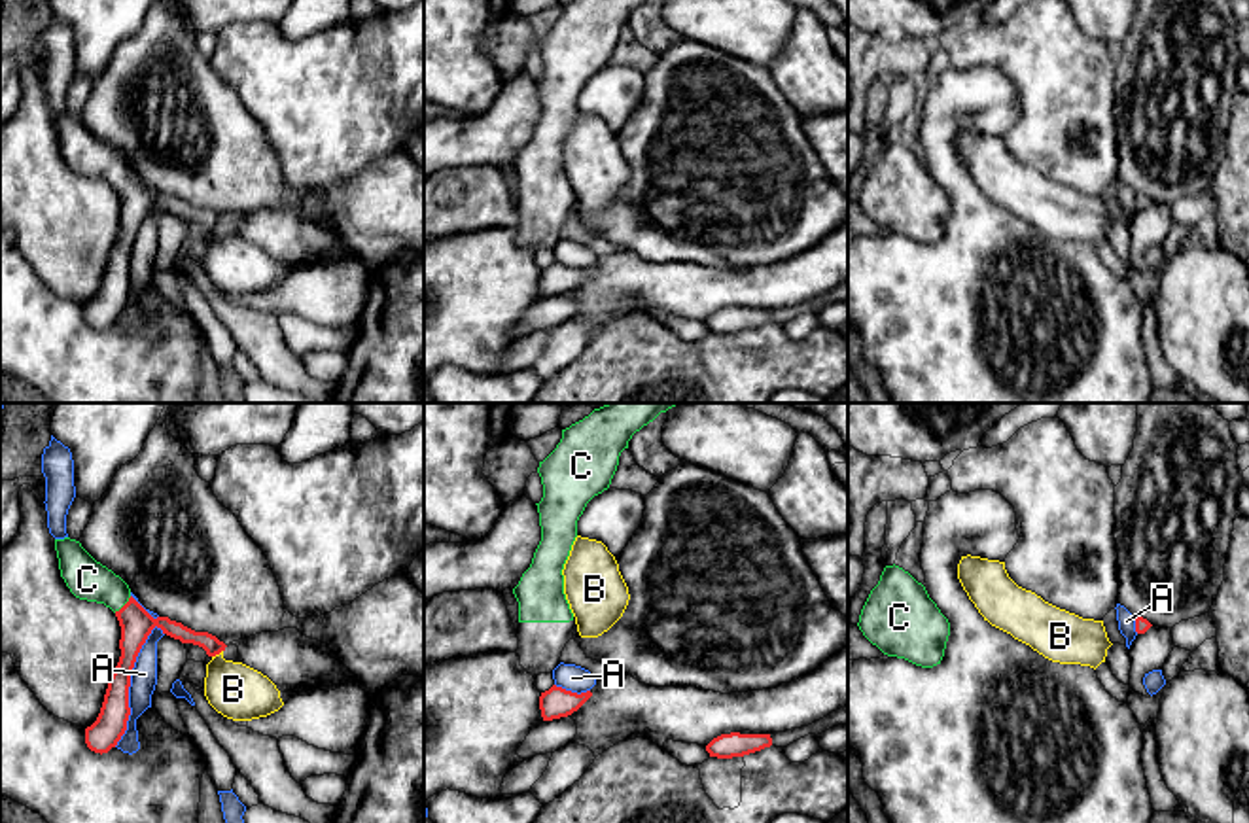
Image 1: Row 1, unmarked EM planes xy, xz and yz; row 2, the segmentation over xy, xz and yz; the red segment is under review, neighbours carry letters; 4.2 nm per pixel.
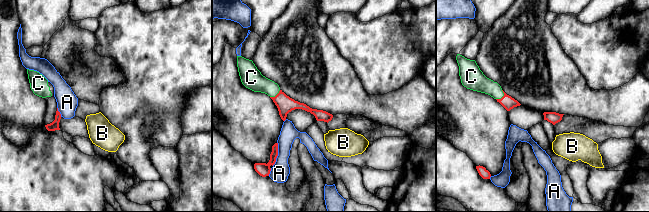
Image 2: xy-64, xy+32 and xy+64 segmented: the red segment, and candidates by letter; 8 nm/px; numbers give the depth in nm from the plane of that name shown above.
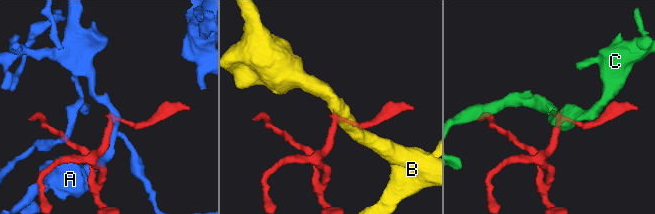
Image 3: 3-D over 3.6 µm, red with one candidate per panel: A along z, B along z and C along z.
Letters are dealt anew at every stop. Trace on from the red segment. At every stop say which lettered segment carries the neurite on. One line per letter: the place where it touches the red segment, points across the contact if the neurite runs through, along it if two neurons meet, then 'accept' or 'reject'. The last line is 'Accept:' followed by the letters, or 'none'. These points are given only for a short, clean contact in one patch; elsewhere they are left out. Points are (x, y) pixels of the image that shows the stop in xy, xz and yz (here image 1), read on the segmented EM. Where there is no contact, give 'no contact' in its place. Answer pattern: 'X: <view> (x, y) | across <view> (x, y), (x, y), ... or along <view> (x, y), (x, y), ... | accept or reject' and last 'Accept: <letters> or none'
A: xy (129, 685) | reject
B: xy (216, 653) | along xy (222, 649), (212, 657) | reject
C: xy (123, 606) | across xy (135, 621), (123, 606), (103, 585), (87, 579) | accept
Accept: C

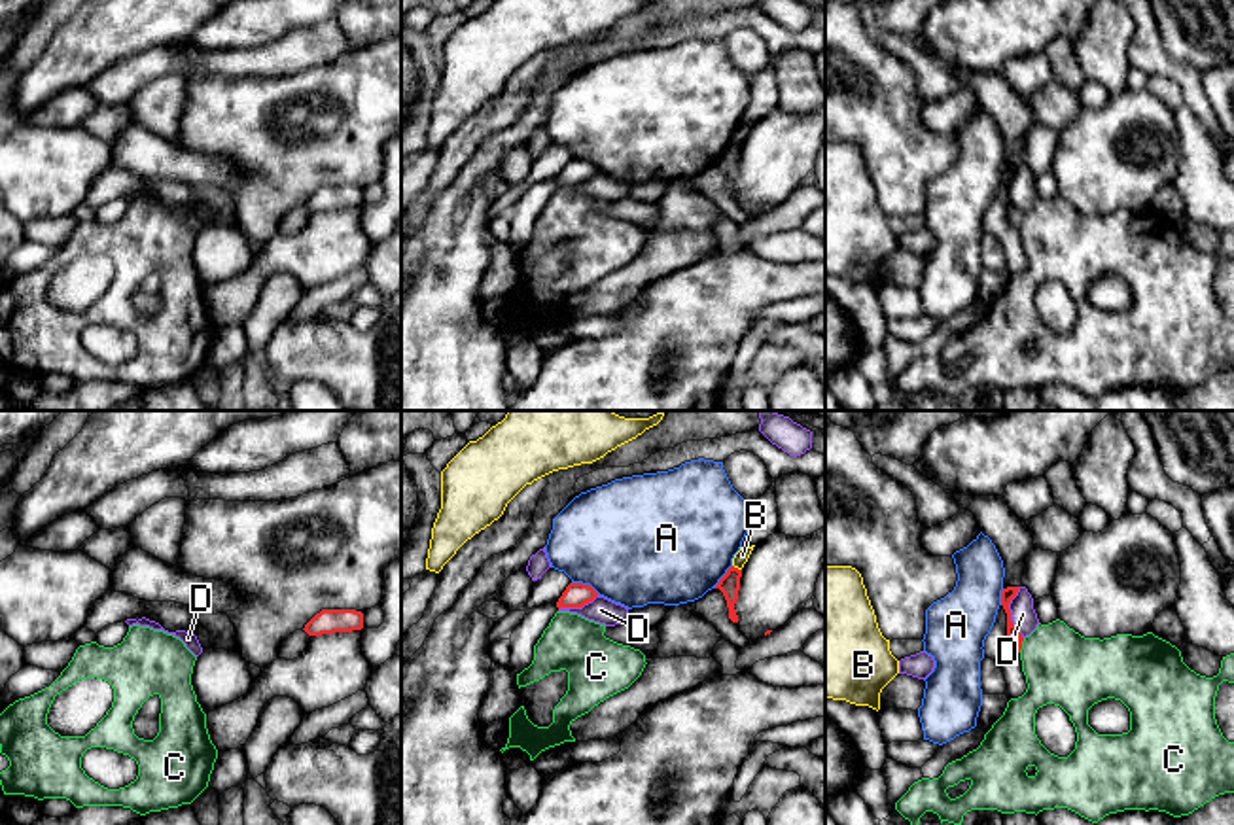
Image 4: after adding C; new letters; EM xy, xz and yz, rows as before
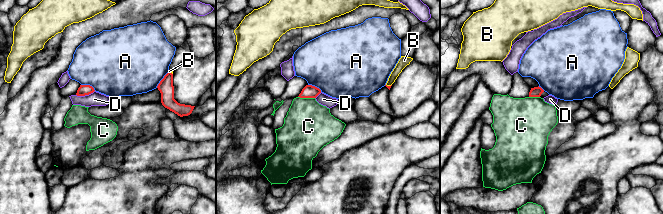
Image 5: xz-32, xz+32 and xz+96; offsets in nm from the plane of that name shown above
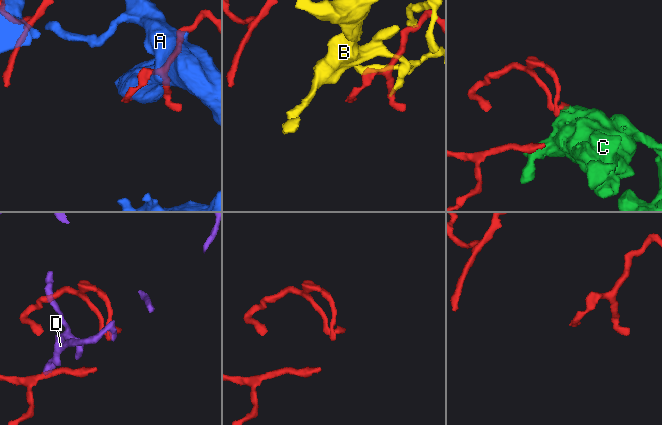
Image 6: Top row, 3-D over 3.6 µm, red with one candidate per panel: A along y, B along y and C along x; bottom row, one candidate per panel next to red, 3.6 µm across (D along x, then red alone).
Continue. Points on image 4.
A: xz (585, 585) | reject
B: xz (737, 568) | reject
C: yz (1021, 646) | reject
D: yz (1009, 614) | reject
Accept: none

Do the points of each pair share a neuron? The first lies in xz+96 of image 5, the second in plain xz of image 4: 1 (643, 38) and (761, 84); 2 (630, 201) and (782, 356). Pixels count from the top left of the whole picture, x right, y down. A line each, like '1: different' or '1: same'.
1: same
2: different

